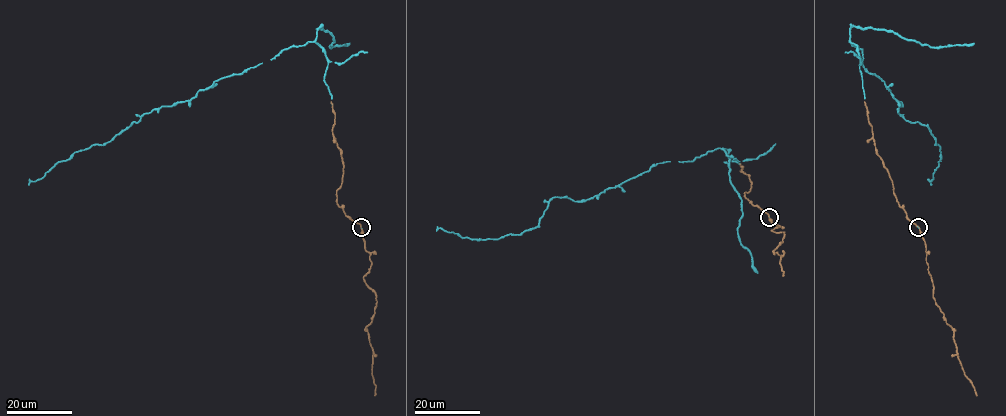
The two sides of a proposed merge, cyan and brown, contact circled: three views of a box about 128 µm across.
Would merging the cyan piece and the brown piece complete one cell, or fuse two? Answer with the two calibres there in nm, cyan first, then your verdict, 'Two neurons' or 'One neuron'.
Thickness 60 nm (cyan) against 190 nm. One neuron

